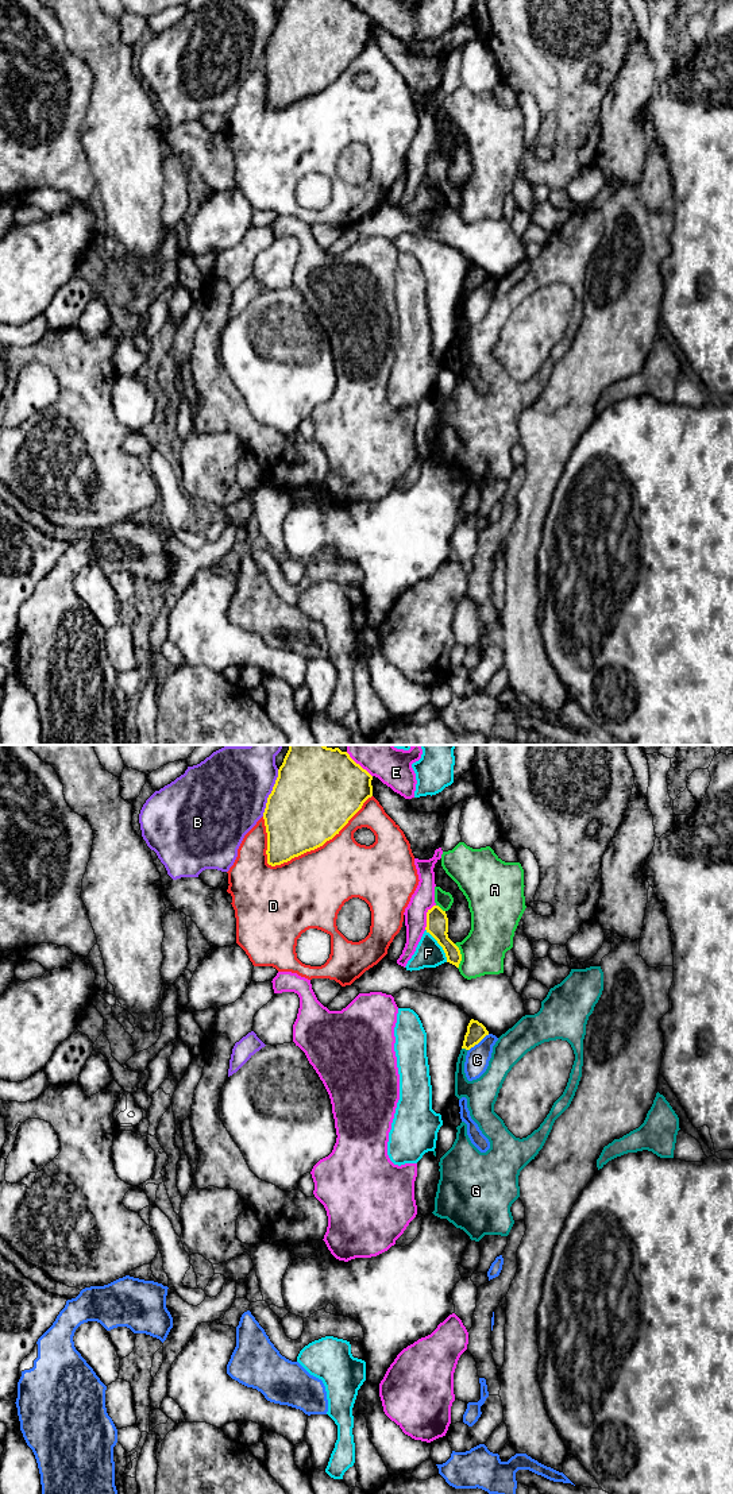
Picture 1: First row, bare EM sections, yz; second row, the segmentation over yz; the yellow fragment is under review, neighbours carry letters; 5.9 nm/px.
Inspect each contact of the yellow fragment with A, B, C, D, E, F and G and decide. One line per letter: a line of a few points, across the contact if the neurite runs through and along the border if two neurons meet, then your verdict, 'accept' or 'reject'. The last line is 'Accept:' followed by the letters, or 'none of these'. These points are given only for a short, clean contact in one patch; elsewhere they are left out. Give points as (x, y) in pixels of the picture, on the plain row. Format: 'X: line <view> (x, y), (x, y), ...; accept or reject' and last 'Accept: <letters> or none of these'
A: reject
B: reject
C: line yz (489, 278), (469, 294); reject
D: reject
E: reject
F: reject
G: reject
Accept: none of these

